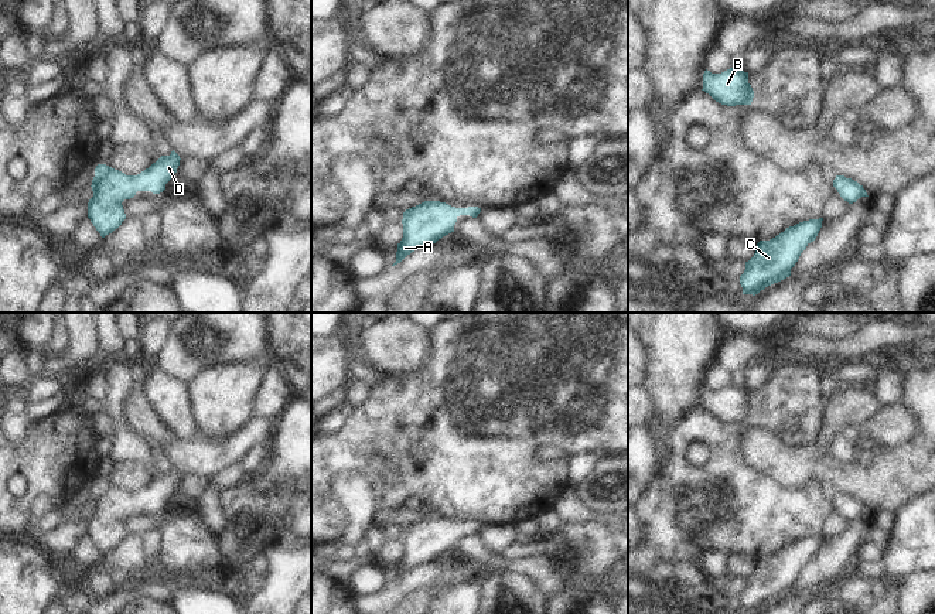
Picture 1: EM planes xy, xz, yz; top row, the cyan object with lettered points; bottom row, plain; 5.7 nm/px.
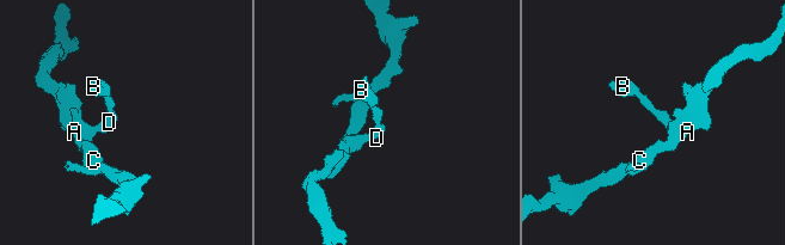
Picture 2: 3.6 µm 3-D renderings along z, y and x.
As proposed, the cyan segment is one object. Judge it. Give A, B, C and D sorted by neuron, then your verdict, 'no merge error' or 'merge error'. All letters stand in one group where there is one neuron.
A B C D | no merge error

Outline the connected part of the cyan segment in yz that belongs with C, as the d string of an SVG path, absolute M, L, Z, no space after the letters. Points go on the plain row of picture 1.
M823 535L803 538L770 557L760 557L740 593L743 611L755 613L765 604L789 594L801 570L816 556L822 538Z

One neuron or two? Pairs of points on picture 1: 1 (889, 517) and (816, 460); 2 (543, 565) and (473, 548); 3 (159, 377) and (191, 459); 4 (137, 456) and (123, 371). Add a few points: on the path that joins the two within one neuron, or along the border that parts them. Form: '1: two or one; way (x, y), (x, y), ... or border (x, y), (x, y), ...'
1: two; border (894, 511), (880, 510), (873, 515)
2: one; way (526, 565), (501, 565), (490, 558)
3: two; border (198, 435), (187, 440), (177, 439)
4: one; way (122, 435), (116, 416), (116, 392)

